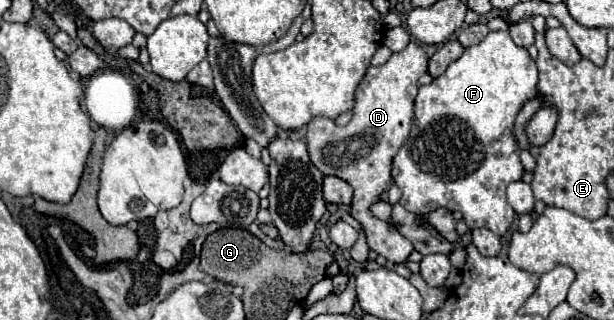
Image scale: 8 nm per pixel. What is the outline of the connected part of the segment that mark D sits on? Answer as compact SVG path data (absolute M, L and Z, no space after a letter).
M410 42L402 52L392 54L386 64L370 66L366 70L356 90L352 120L346 126L324 126L324 118L314 118L308 124L306 132L306 144L312 164L322 174L338 176L354 188L354 204L350 214L364 226L368 246L392 264L408 262L414 246L396 230L394 224L378 220L370 212L370 206L380 202L380 196L392 184L392 158L410 132L414 118L414 98L418 94L418 78L426 72L426 66L426 50L420 44Z

